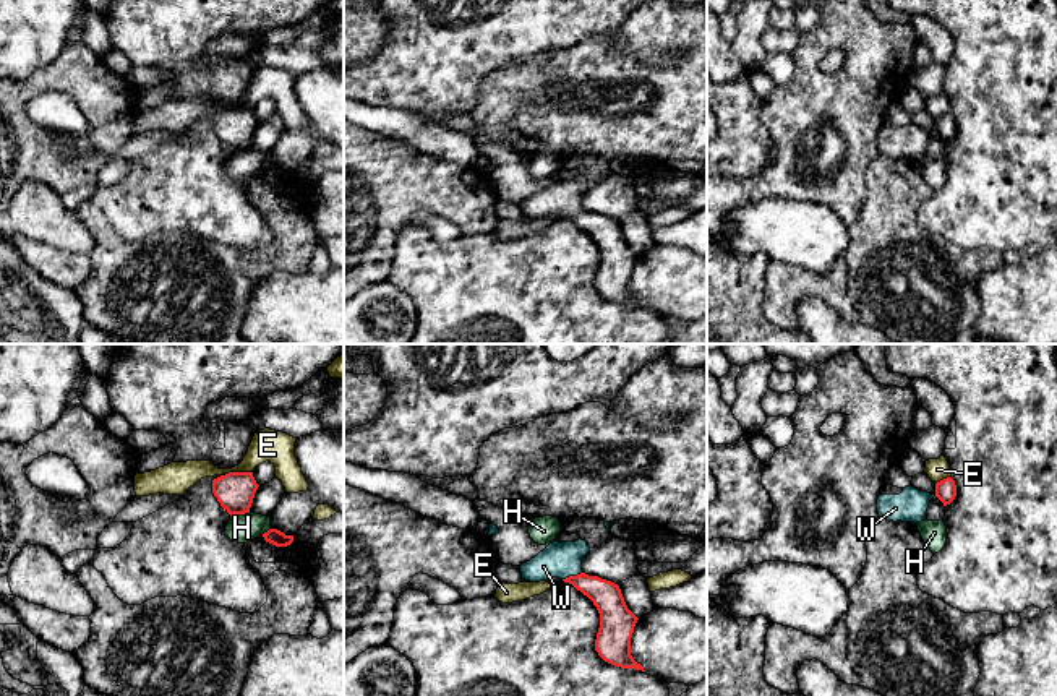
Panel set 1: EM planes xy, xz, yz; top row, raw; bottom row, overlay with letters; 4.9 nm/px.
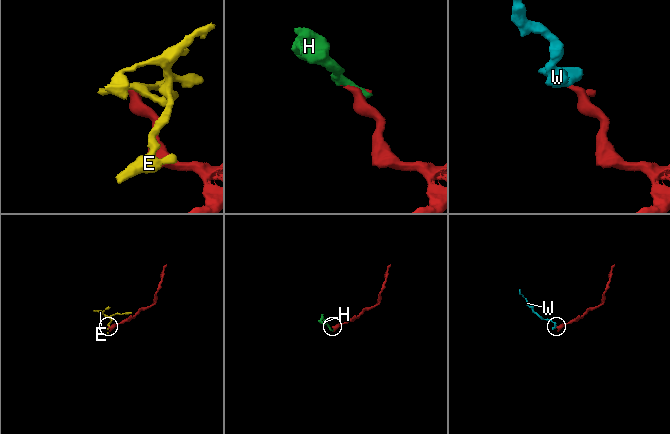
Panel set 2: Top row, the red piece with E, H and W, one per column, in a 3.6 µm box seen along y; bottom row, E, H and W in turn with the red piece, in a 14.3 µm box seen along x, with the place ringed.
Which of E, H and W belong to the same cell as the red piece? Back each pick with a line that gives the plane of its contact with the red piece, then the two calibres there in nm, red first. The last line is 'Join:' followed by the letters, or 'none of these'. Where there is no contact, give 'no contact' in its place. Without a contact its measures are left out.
W: meets red in xz; 150 nm thick on the red side, 180 nm on the other
Join: W

